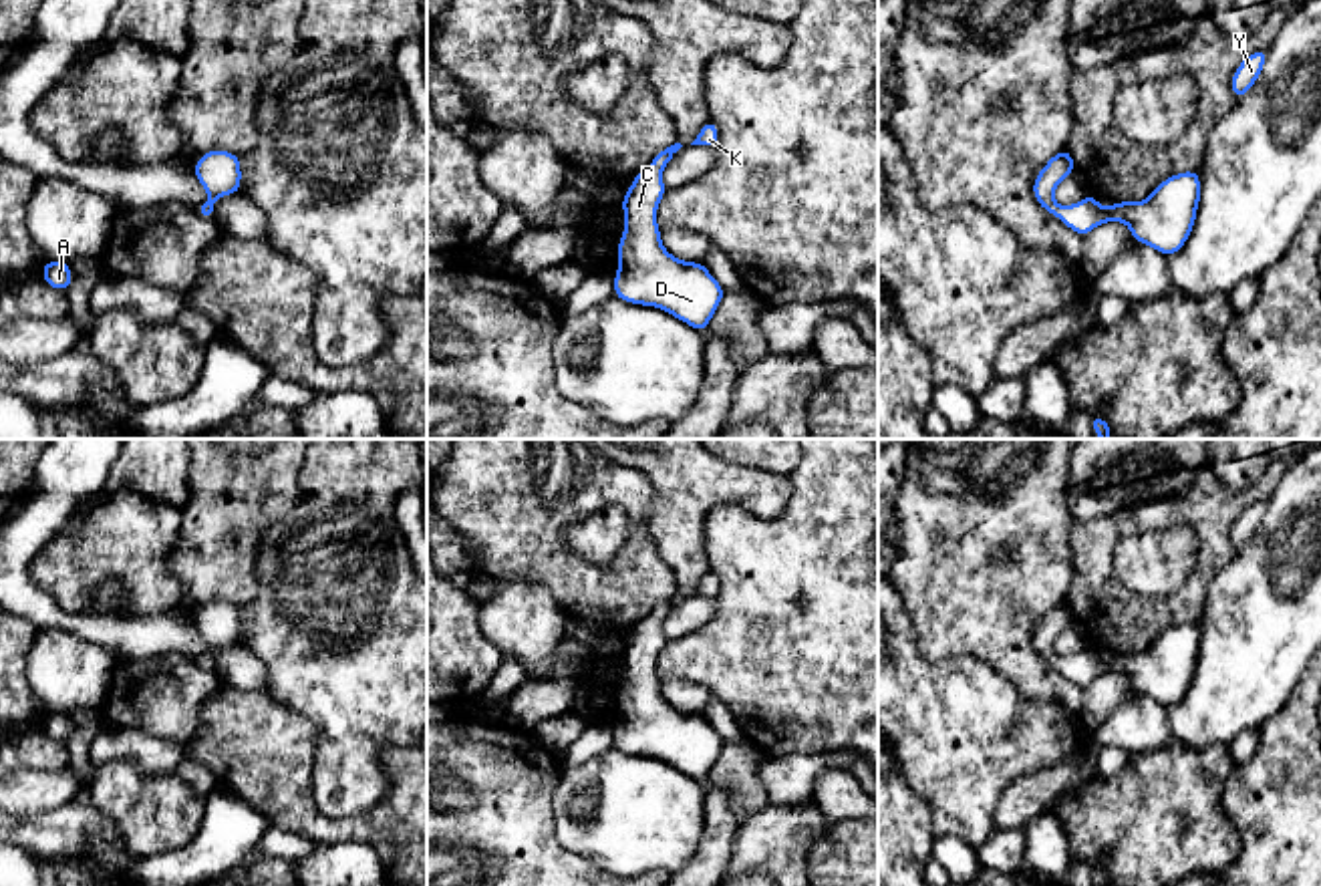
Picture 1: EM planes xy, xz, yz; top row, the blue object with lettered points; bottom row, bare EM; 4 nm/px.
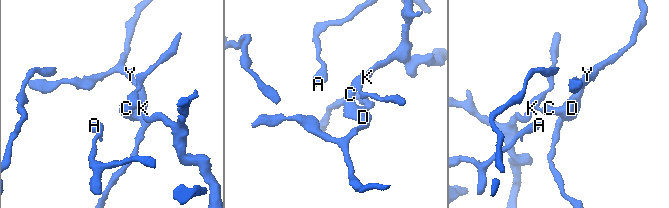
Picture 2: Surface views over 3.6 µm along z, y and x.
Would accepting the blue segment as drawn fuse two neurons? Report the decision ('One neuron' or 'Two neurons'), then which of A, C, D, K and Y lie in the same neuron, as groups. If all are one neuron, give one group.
One neuron. Groups: A C D K Y

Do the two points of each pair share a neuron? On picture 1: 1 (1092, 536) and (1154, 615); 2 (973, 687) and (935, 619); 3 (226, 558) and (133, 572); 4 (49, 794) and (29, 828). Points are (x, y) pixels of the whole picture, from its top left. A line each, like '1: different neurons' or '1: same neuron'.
1: same neuron
2: different neurons
3: different neurons
4: different neurons

